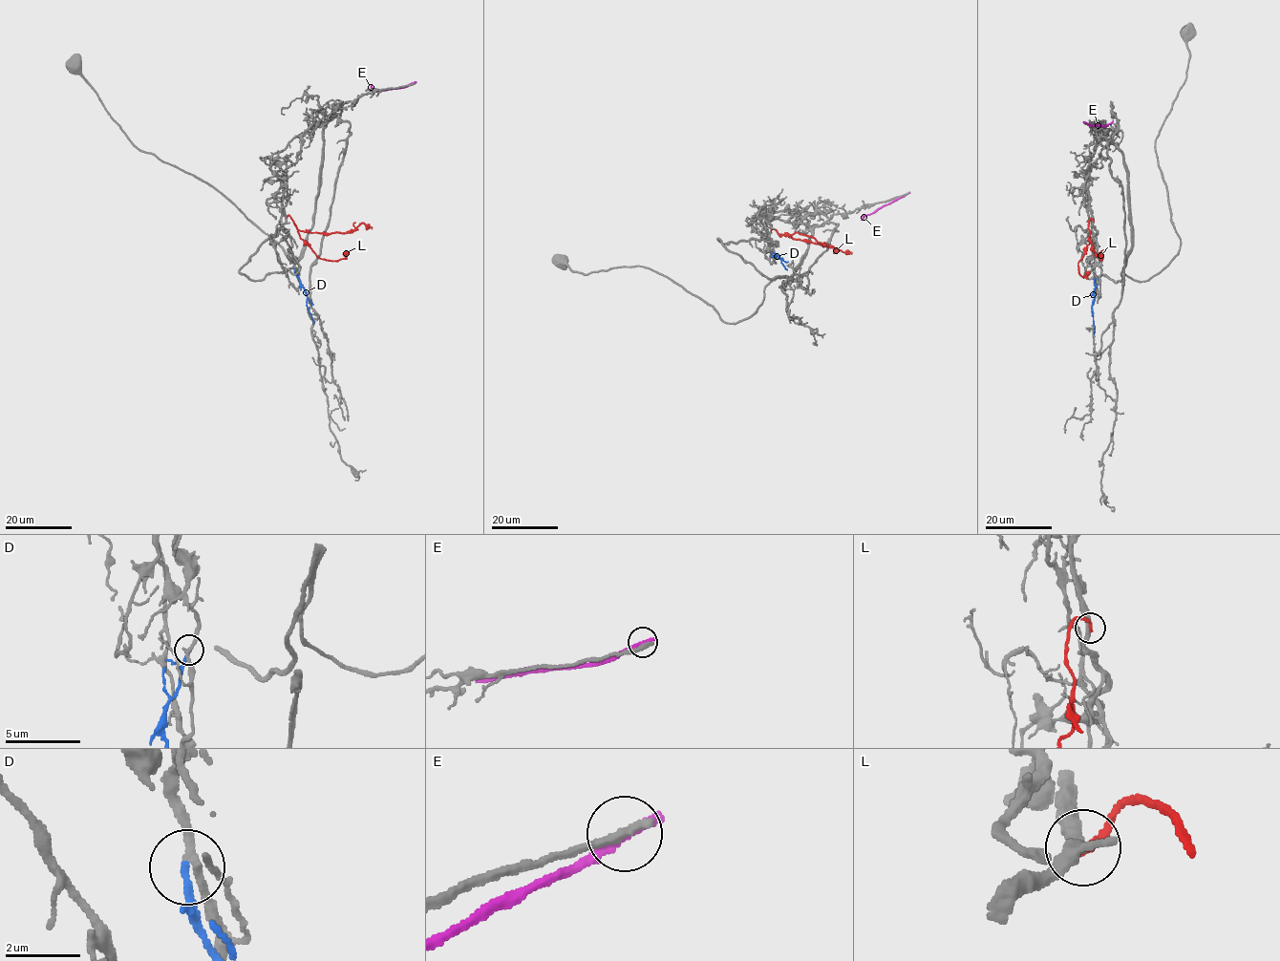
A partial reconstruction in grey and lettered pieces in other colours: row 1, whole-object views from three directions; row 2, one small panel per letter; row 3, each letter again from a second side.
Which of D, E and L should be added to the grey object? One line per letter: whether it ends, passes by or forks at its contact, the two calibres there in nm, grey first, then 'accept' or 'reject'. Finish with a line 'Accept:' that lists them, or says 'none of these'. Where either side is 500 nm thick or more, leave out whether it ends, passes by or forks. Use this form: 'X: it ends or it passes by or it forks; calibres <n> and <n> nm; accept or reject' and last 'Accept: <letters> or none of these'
D: it ends; calibres 220 and 200 nm; accept
E: it ends; calibres 280 and 280 nm; reject
L: it ends; calibres 360 and 200 nm; reject
Accept: D

